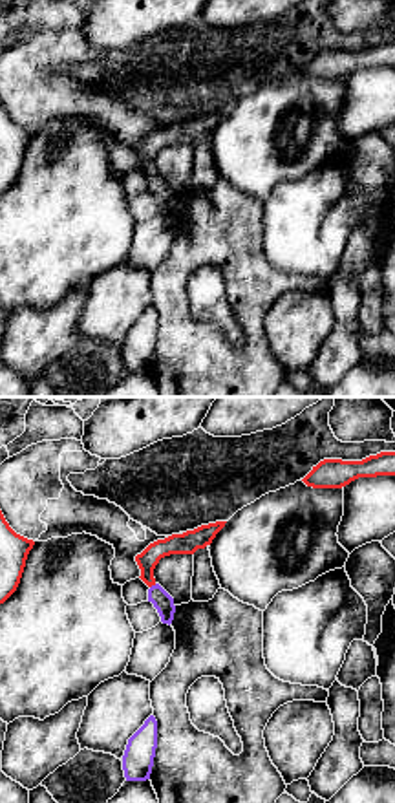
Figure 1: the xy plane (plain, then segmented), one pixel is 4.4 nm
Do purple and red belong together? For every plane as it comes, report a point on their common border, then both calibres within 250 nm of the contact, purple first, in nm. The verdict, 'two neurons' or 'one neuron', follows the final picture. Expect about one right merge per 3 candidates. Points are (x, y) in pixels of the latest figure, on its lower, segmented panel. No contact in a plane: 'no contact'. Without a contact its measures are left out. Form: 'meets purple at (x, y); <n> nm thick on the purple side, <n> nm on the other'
meets purple at (152, 586); 90 nm thick on the purple side, 100 nm on the other

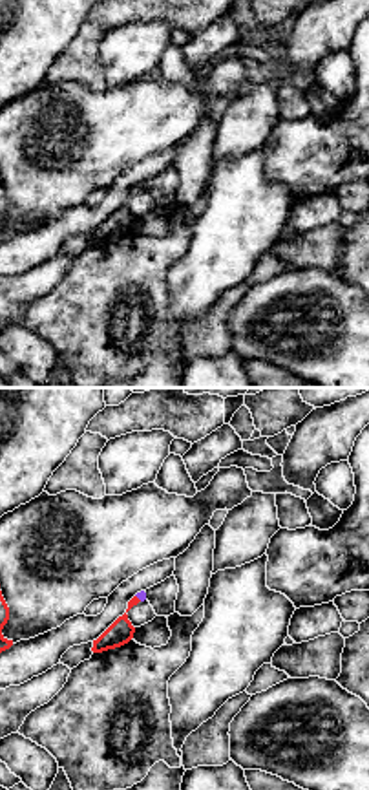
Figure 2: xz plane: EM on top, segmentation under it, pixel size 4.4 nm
meets purple at (139, 598); 40 nm thick on the purple side, 110 nm on the other

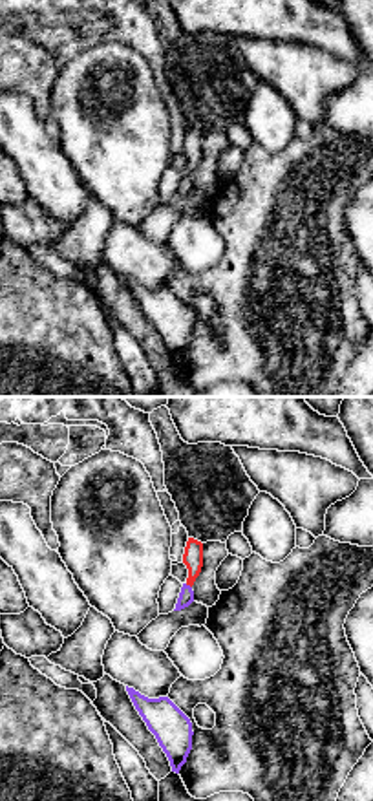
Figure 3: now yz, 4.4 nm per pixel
meets purple at (189, 586); 70 nm thick on the purple side, 90 nm on the other

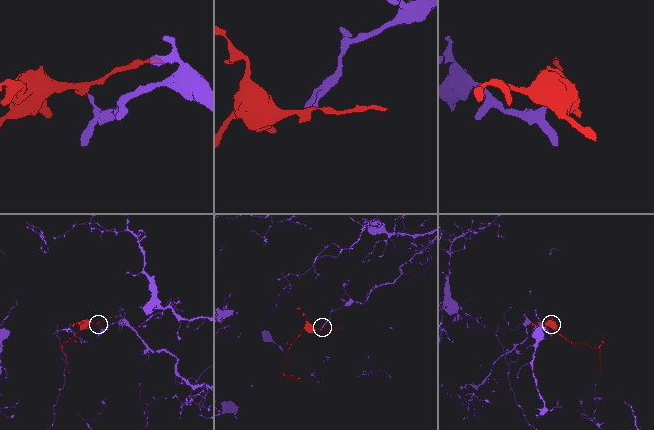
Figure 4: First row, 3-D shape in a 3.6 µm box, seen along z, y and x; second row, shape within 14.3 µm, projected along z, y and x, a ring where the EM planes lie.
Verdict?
one neuron

